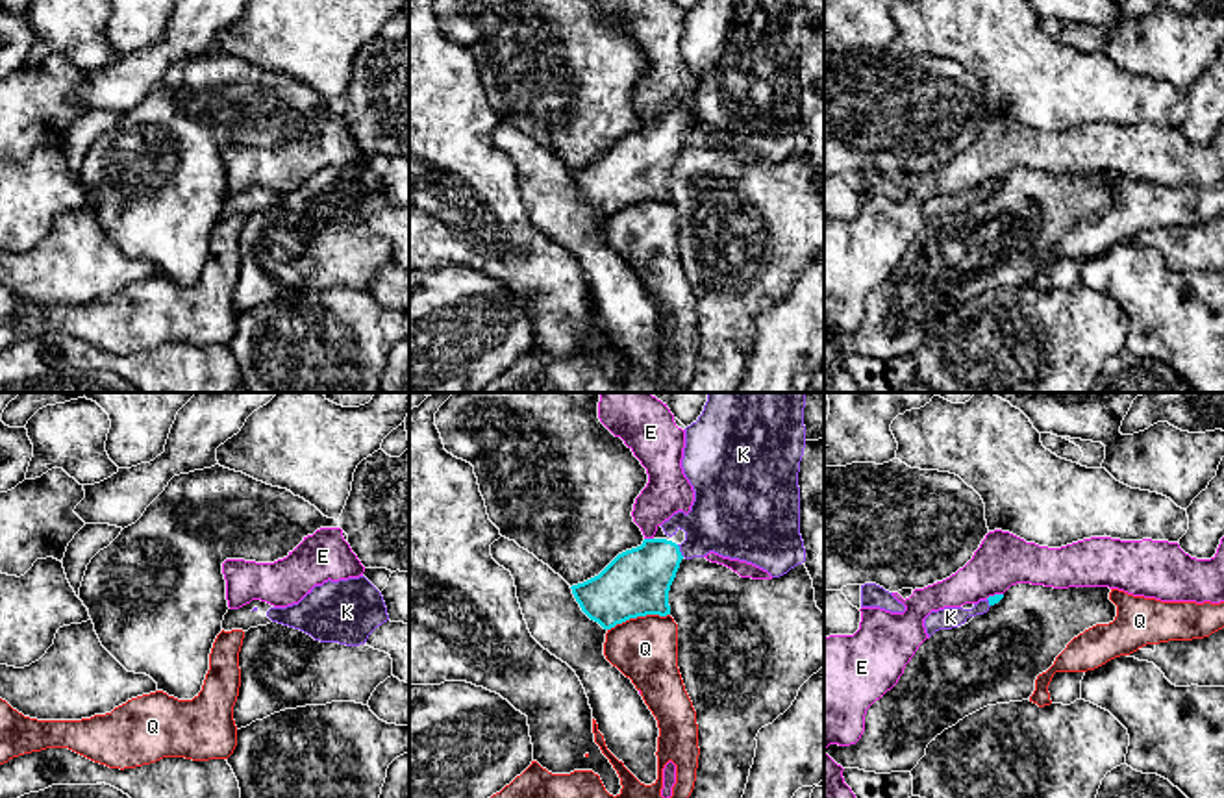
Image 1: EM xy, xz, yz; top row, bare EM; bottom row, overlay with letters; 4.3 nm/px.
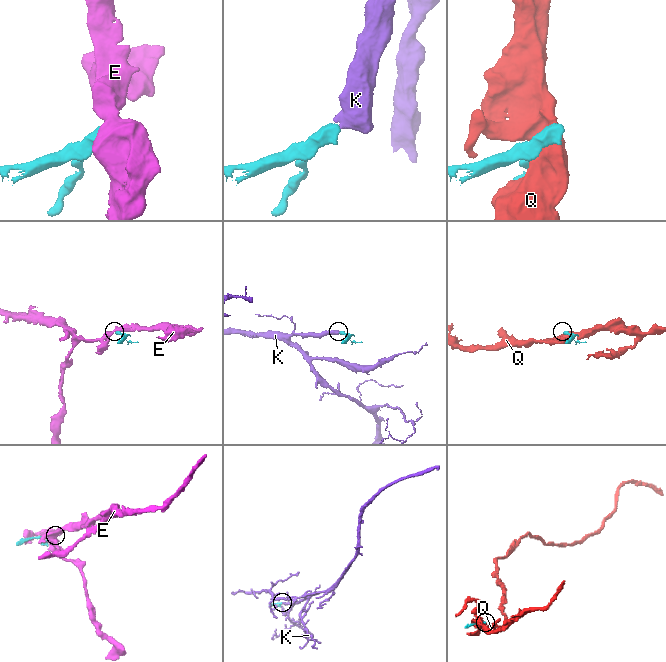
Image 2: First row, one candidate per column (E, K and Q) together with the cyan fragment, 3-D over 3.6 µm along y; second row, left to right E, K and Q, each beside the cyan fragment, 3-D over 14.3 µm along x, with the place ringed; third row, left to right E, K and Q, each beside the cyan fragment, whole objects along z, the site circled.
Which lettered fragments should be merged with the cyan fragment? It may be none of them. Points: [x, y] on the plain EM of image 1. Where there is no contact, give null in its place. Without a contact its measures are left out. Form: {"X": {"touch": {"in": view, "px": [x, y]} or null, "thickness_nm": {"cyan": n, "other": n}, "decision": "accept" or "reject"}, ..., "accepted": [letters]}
{"E": {"touch": {"in": "xz", "px": [649, 124]}, "thickness_nm": {"cyan": 280, "other": 190}, "decision": "reject"}, "K": {"touch": {"in": "xz", "px": [678, 136]}, "thickness_nm": {"cyan": 280, "other": 300}, "decision": "accept"}, "Q": {"touch": {"in": "xz", "px": [637, 200]}, "thickness_nm": {"cyan": 280, "other": 280}, "decision": "reject"}, "accepted": ["K"]}

